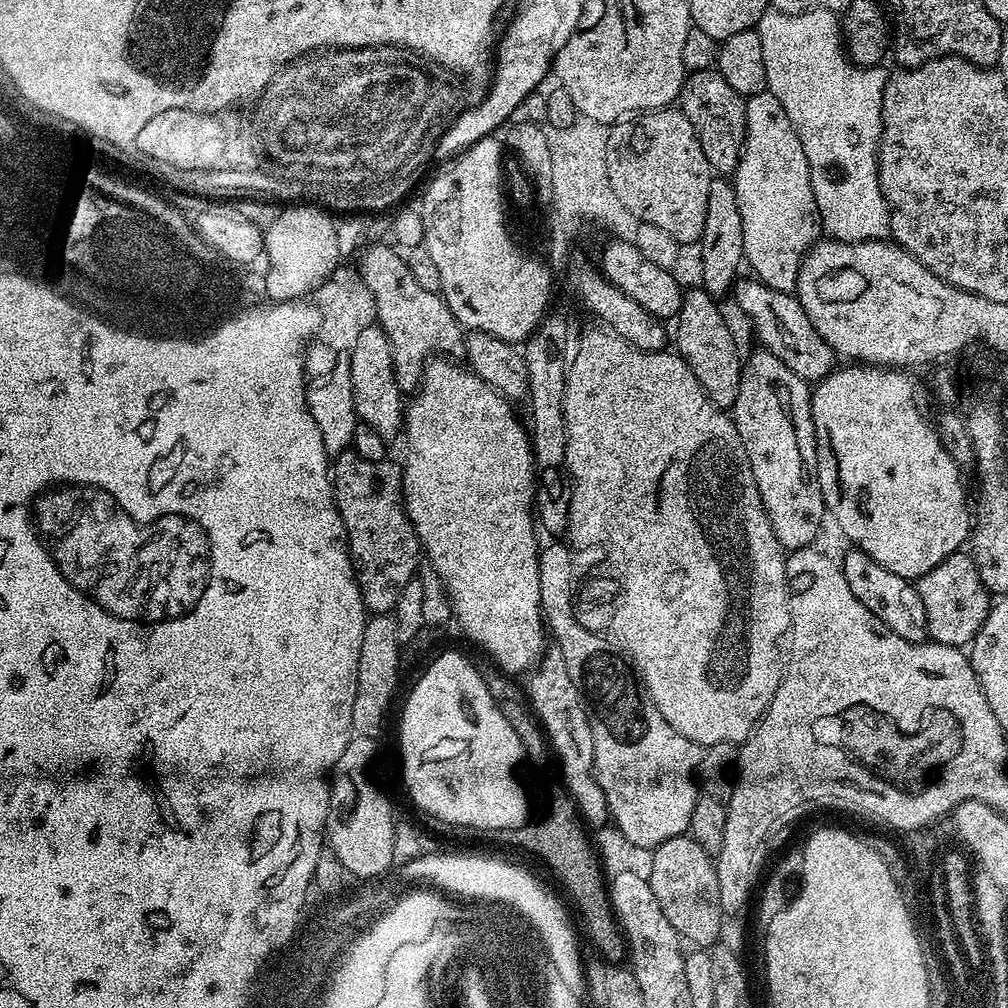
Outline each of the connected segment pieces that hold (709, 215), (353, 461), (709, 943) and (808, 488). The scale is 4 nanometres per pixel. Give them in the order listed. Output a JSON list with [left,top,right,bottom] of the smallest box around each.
[[698,176,745,298],[330,450,422,614],[646,834,725,950],[730,350,826,549]]

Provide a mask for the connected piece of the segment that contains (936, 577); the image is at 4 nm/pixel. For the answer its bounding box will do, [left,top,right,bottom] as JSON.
[915,550,990,648]

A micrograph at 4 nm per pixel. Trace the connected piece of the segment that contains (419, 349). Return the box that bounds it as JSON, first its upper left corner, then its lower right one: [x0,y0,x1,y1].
[358,242,464,394]

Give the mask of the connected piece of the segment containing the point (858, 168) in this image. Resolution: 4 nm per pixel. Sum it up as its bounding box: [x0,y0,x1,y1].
[755,7,889,242]

